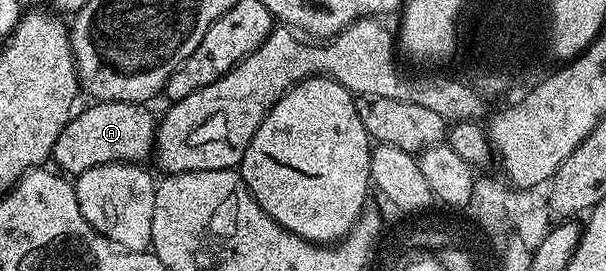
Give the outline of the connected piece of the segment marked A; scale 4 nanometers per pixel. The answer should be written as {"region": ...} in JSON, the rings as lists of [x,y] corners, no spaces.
{"region":[[[95,101],[88,109],[80,108],[61,131],[53,161],[67,175],[78,175],[86,169],[114,161],[146,162],[146,157],[148,160],[152,156],[155,147],[157,128],[156,114],[151,114],[147,108],[146,104],[134,101]]]}

